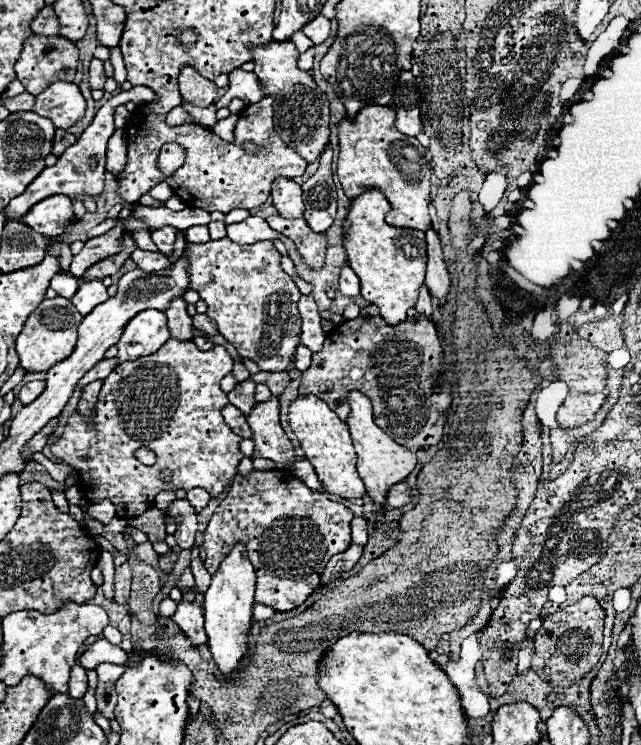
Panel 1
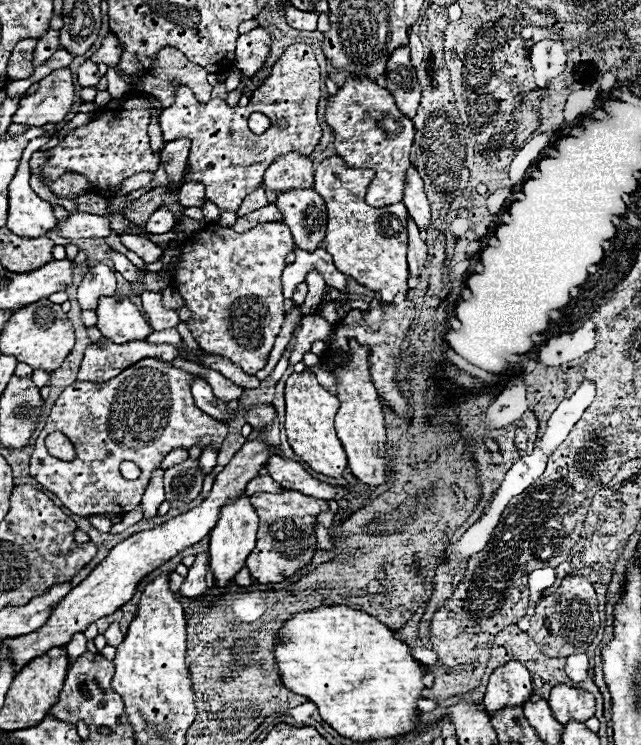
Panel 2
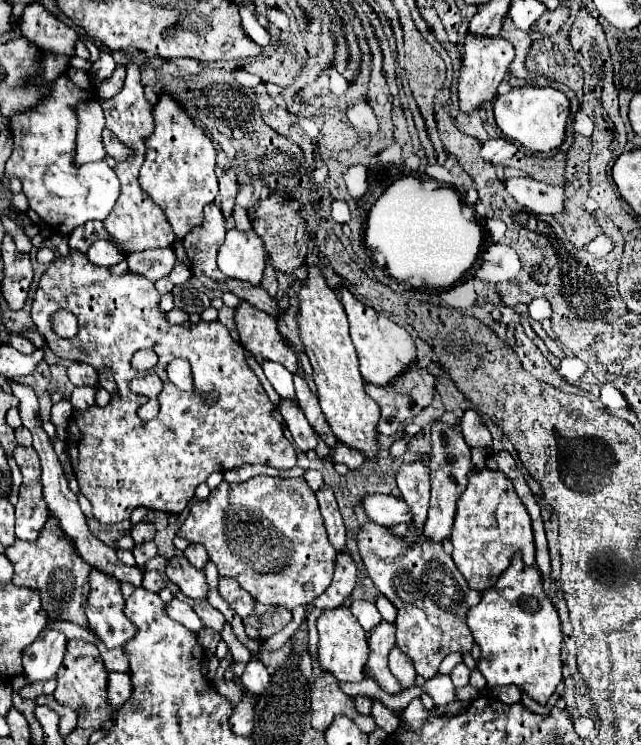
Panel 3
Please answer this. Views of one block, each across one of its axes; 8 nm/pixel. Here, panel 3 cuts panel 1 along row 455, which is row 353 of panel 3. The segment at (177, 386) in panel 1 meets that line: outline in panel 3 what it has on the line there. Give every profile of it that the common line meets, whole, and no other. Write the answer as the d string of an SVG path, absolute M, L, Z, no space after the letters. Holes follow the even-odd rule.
M70 250L68 256L56 258L40 278L38 290L34 294L32 320L56 356L76 362L86 362L98 368L110 366L112 372L116 374L118 390L112 394L110 402L104 408L92 406L88 412L74 410L68 422L70 436L66 438L66 452L72 462L74 476L80 484L80 492L90 500L94 518L100 524L116 524L128 520L130 512L136 506L180 512L192 500L196 486L206 482L206 478L212 472L226 472L240 468L244 464L266 464L278 470L290 470L296 466L294 444L284 436L282 424L272 418L274 404L270 402L260 380L248 366L240 342L232 340L228 328L220 320L212 320L212 322L200 320L198 324L186 320L182 324L170 324L166 312L160 310L158 302L160 302L160 294L146 276L134 276L134 272L130 270L120 276L114 276L108 266L92 264L88 256L82 254L80 250ZM62 308L70 310L78 318L78 334L68 340L60 338L50 328L50 314ZM142 348L150 348L158 354L158 364L144 372L134 370L130 366L130 358L134 356L134 352ZM174 358L184 358L190 362L192 378L194 378L192 392L182 392L168 380L166 366ZM148 374L158 374L164 388L158 394L158 402L160 402L158 416L150 422L142 422L136 416L136 410L138 406L146 404L148 398L134 394L128 388L128 384L132 378L140 378ZM212 392L218 394L218 400L206 402L206 396Z

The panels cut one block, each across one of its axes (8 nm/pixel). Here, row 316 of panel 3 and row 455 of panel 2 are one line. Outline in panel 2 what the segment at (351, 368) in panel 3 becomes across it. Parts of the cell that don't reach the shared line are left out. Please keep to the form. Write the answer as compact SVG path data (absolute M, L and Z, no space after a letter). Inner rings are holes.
M300 372L292 374L286 382L286 436L288 444L292 446L294 454L300 456L314 472L326 474L332 478L342 478L348 468L346 452L336 436L334 428L334 416L340 402L336 396L320 388L316 376L312 372Z

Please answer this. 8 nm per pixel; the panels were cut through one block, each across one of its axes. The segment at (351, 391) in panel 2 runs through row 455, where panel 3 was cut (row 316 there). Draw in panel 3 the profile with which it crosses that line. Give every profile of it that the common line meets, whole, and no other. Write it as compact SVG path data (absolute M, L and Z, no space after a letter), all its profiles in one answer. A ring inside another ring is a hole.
M344 286L340 288L340 302L346 310L348 324L350 324L350 338L354 342L358 360L360 360L360 374L366 382L378 384L378 386L388 386L394 376L398 376L408 364L416 360L416 348L412 342L412 336L392 320L388 320L384 314L376 312L370 306L364 306L358 302Z

